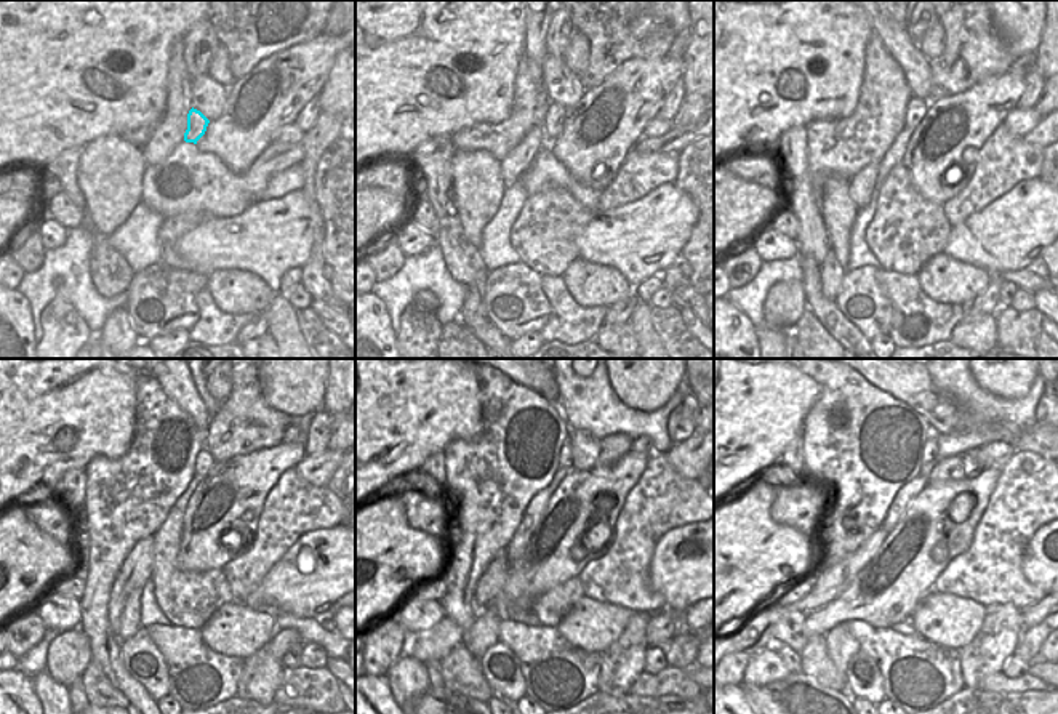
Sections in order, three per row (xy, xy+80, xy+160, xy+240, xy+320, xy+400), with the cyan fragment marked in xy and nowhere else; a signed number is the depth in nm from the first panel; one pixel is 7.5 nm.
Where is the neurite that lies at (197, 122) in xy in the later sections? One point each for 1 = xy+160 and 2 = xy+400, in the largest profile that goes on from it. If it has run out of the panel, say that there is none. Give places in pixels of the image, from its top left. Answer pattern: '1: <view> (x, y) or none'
1: xy+160 (916, 108)
2: xy+400 (930, 449)

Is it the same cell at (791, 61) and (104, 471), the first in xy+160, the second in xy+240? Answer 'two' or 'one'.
two

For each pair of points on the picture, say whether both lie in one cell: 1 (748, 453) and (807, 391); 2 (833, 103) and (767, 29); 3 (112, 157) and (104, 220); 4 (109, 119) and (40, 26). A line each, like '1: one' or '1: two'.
1: one
2: one
3: one
4: one

